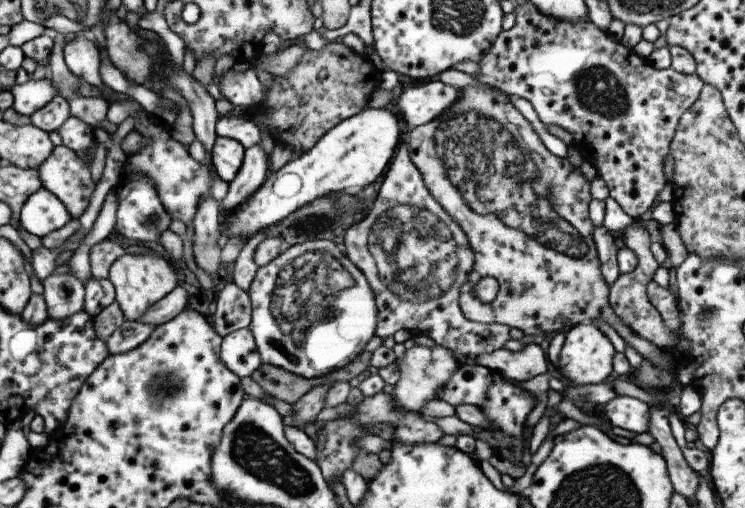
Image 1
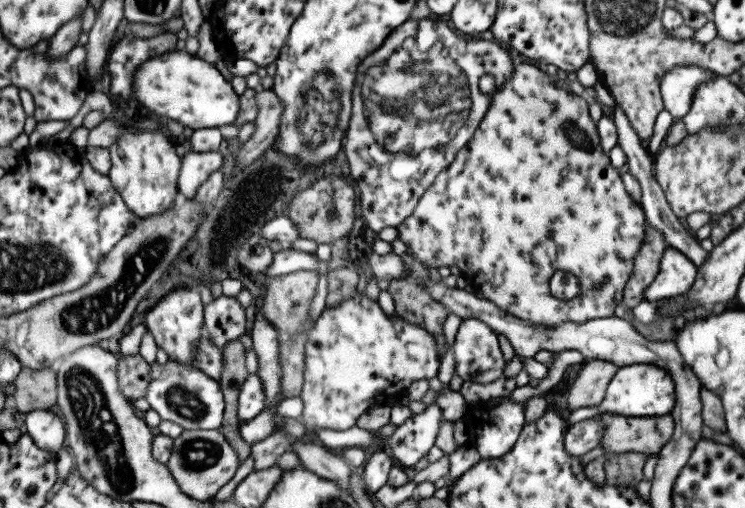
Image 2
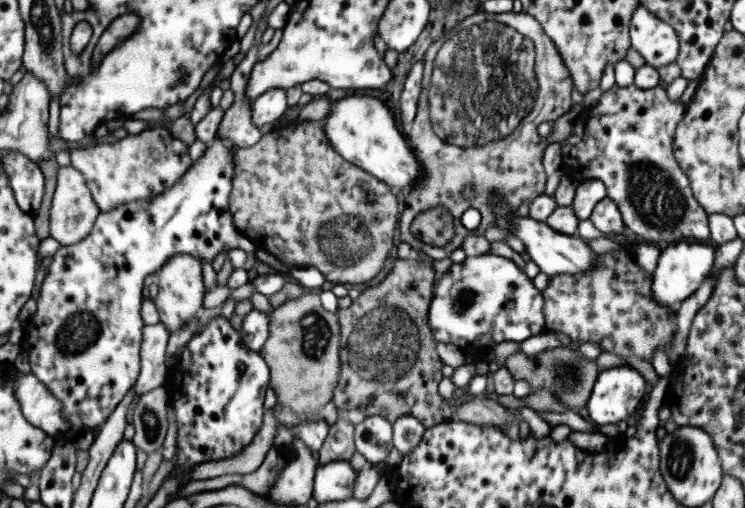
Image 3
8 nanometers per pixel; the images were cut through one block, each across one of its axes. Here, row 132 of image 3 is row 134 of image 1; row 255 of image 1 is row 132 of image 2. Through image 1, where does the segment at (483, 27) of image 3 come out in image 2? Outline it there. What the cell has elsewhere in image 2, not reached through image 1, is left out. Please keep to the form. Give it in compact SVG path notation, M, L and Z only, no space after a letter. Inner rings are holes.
M511 53L510 58L512 74L503 80L501 87L493 93L489 107L483 113L469 142L457 152L455 160L443 172L439 172L429 187L423 191L411 215L407 215L407 218L396 226L397 238L407 246L408 254L429 268L457 266L461 274L472 282L476 290L482 292L483 299L493 302L497 308L503 309L515 318L551 327L561 322L583 323L595 318L613 316L615 306L622 302L623 287L633 269L633 257L641 245L645 227L649 225L649 222L645 220L640 204L637 205L625 192L621 177L611 166L607 154L601 150L596 122L593 122L588 115L588 102L582 96L577 96L569 90L551 85L550 77L542 68L538 69L536 64L526 61L517 53ZM555 270L571 272L578 279L579 290L573 298L561 300L549 293L549 278Z

